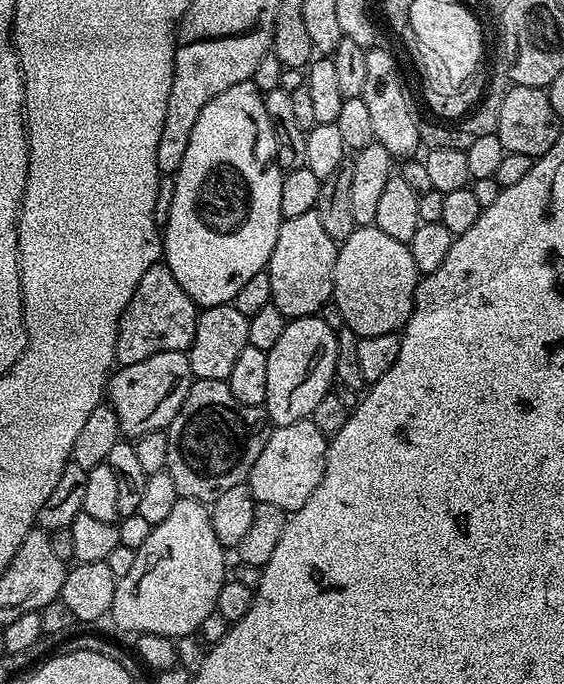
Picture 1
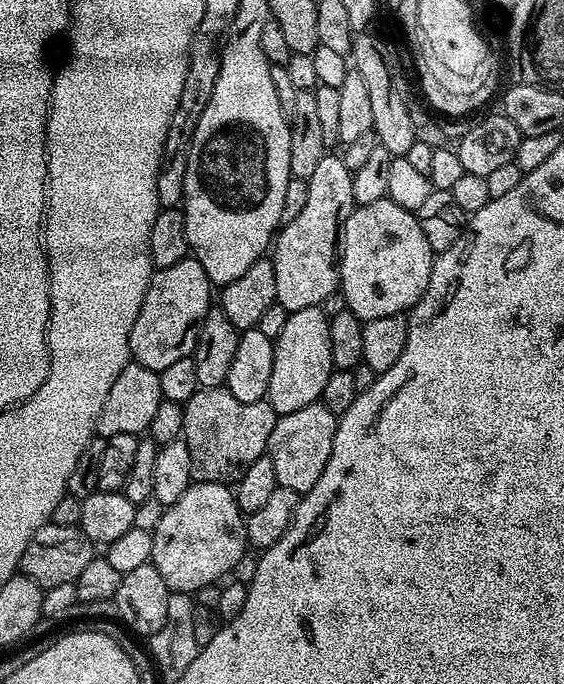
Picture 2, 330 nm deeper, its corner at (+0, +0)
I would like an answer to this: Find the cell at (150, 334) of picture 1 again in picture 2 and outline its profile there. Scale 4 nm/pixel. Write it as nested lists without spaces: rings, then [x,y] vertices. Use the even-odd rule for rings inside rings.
[[[185,258],[174,266],[155,269],[138,310],[138,318],[134,318],[134,326],[128,335],[131,359],[160,373],[173,362],[192,356],[196,351],[200,324],[213,304],[214,286],[208,280],[206,270],[202,270],[202,262]]]

